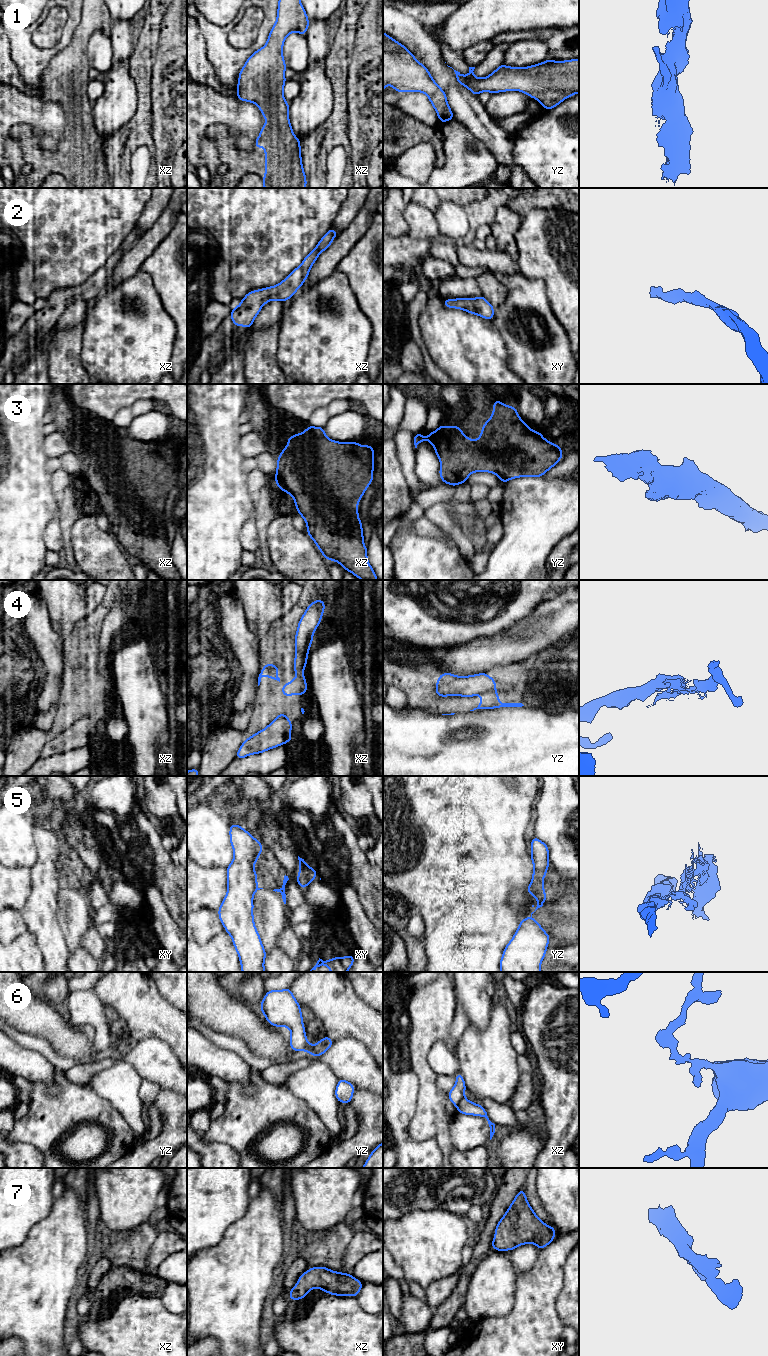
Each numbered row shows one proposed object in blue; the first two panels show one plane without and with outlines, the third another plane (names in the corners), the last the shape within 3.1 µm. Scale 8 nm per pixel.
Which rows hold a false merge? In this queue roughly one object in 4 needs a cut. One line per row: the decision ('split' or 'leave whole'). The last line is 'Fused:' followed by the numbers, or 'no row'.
1: leave whole
2: leave whole
3: leave whole
4: leave whole
5: split
6: split
7: leave whole
Fused: 5, 6

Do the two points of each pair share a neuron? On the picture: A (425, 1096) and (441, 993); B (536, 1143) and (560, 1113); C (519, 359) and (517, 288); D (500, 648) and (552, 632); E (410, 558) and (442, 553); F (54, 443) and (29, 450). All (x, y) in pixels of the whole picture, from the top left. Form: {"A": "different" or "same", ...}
{"A": "same", "B": "different", "C": "same", "D": "same", "E": "same", "F": "different"}

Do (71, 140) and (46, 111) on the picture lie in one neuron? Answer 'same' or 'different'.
different

